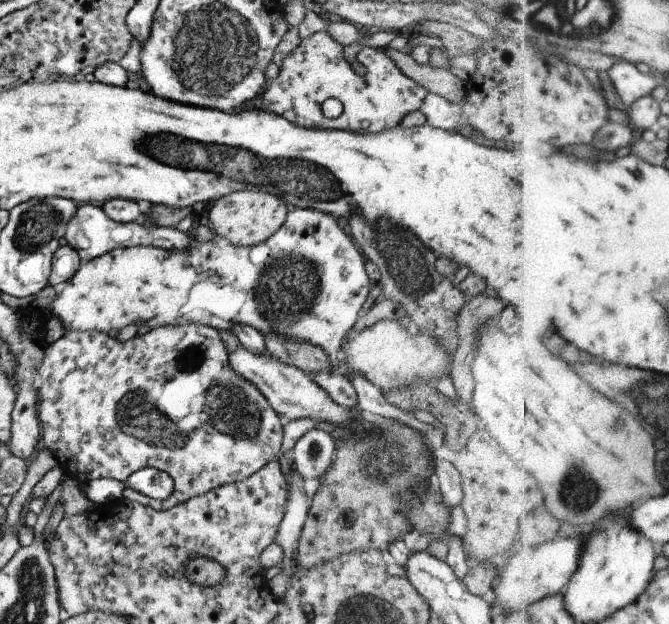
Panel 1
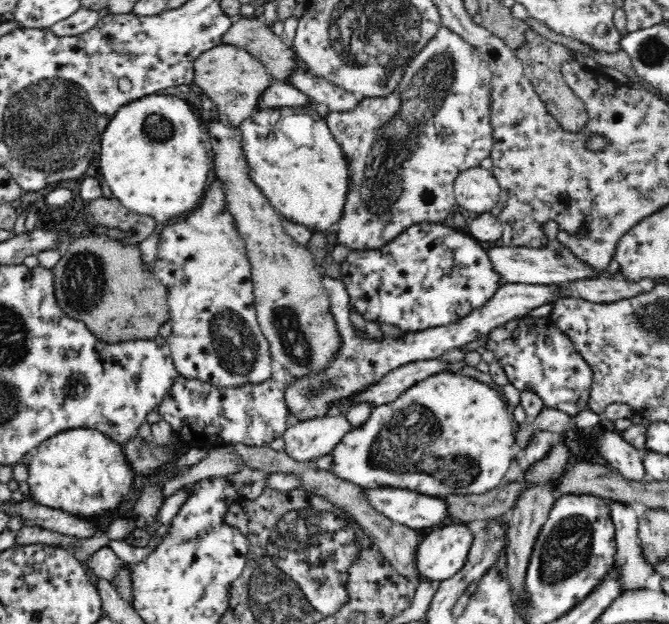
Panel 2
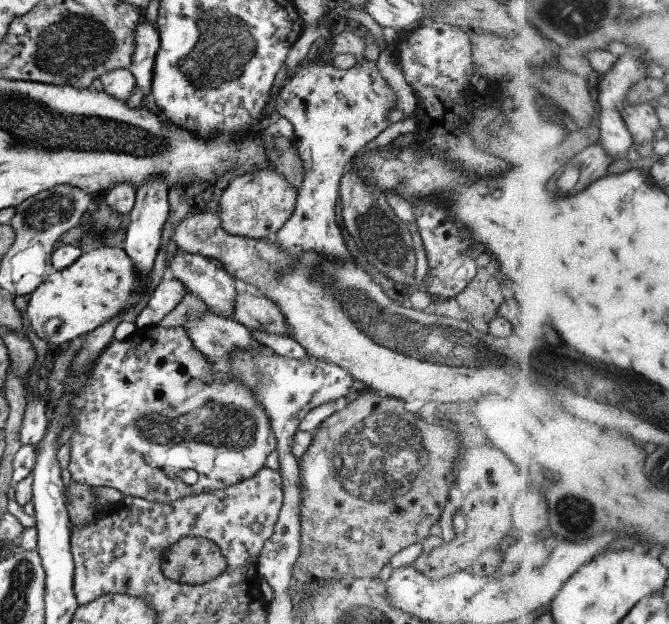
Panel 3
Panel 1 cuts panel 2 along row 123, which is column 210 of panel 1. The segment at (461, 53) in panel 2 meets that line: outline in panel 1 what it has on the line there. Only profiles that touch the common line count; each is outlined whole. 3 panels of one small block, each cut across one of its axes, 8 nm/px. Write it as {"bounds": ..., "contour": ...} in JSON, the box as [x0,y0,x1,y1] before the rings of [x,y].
{"bounds":[37,323,283,511],"contour":[[[187,323],[184,325],[167,325],[151,329],[144,336],[136,336],[128,341],[118,341],[104,331],[71,331],[65,333],[60,340],[56,340],[45,351],[45,356],[38,368],[38,375],[42,380],[42,386],[37,390],[39,404],[37,412],[41,425],[40,445],[48,446],[53,451],[59,468],[68,477],[79,480],[81,484],[95,479],[113,479],[124,483],[128,476],[147,467],[166,472],[173,481],[174,492],[166,501],[156,501],[146,497],[140,492],[125,487],[122,500],[135,501],[146,507],[158,511],[166,511],[179,503],[191,500],[193,497],[208,493],[224,484],[245,480],[260,471],[268,462],[279,458],[281,443],[283,442],[283,426],[279,422],[278,414],[270,407],[268,400],[258,391],[256,386],[242,379],[228,365],[225,343],[220,339],[216,329],[199,323]]]}

